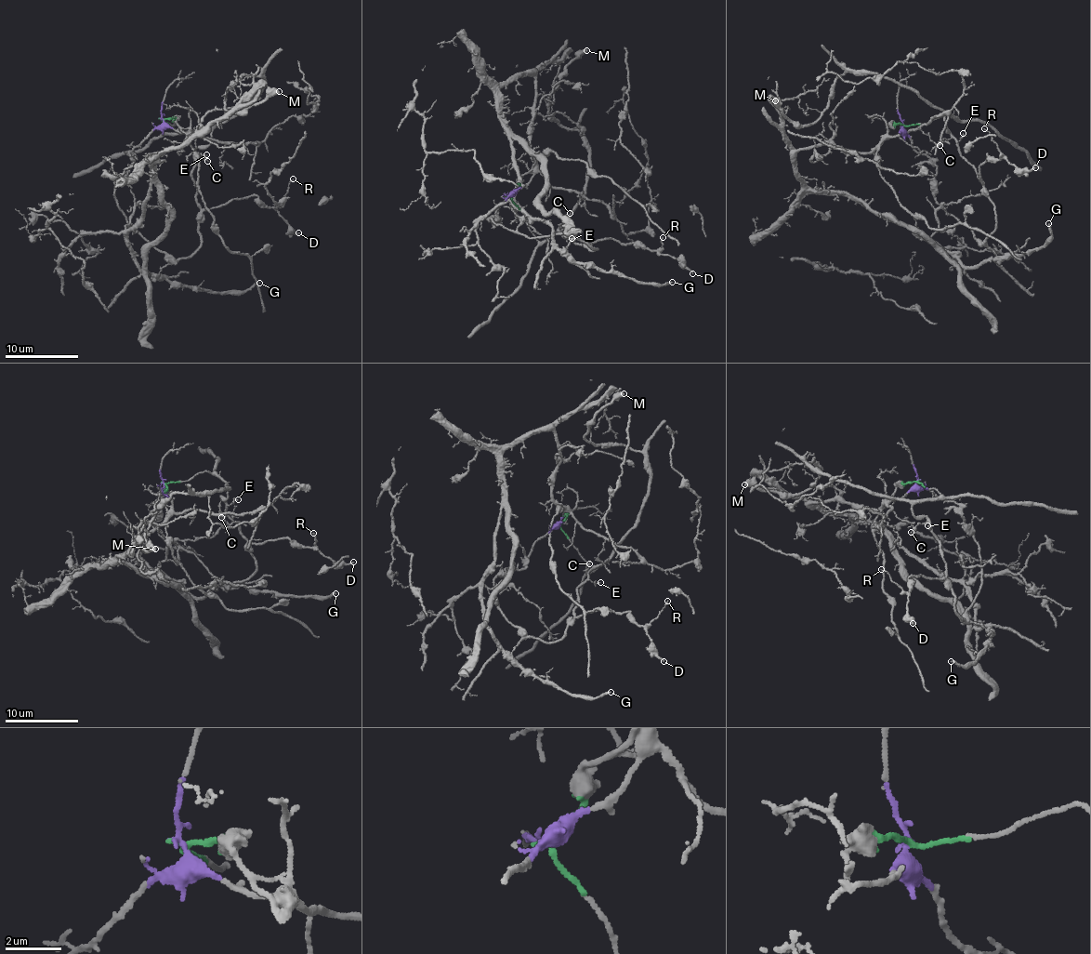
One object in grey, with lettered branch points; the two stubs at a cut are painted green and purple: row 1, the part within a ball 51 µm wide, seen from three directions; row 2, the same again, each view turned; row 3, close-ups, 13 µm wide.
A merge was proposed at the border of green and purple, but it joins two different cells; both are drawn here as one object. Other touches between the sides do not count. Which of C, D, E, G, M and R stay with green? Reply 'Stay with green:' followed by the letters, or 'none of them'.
Stay with green: C, D, E, M, R

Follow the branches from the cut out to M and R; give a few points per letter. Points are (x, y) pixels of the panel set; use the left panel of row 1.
M: (161, 118), (181, 130), (220, 124), (266, 85), (243, 74), (226, 99), (226, 108), (236, 112), (278, 91)
R: (161, 118), (210, 133), (193, 172), (202, 208), (254, 194), (274, 207), (293, 178)

